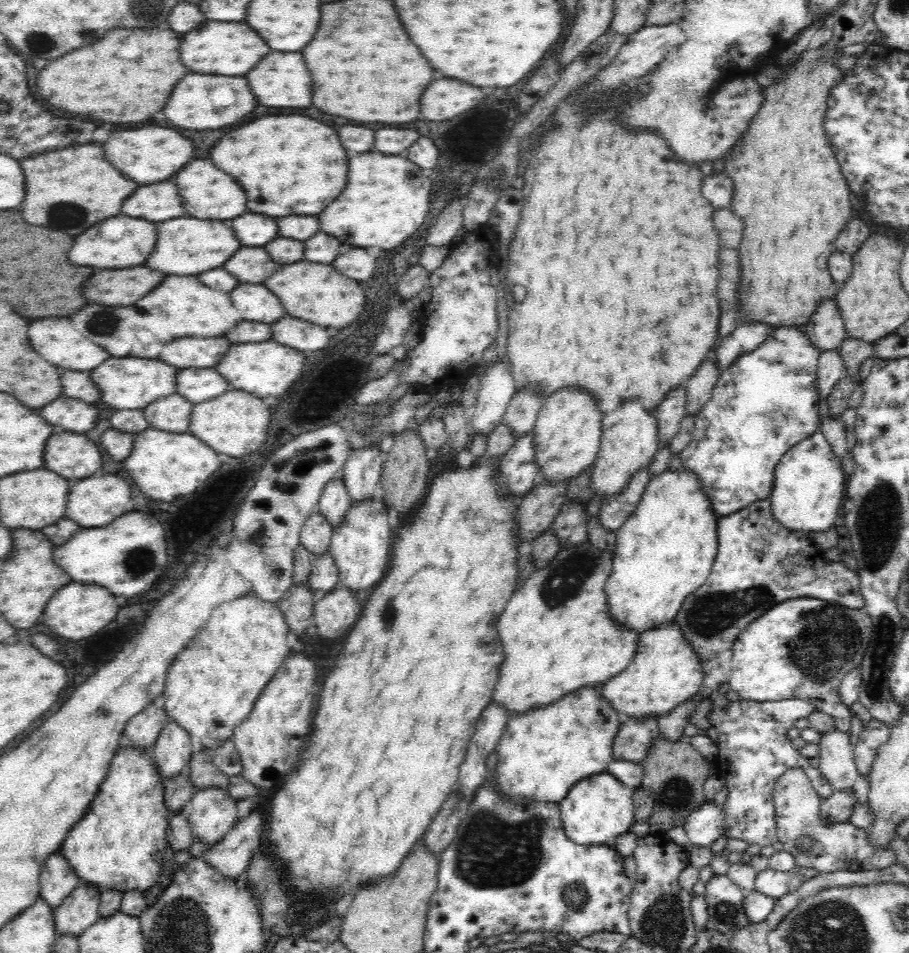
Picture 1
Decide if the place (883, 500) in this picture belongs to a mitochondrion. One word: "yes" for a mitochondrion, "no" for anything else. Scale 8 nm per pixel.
yes

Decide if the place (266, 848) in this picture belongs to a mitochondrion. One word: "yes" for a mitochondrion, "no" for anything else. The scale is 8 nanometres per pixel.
no

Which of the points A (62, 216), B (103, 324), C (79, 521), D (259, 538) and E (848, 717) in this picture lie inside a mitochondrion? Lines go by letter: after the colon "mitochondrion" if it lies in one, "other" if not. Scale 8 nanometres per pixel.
A: mitochondrion
B: mitochondrion
C: other
D: mitochondrion
E: other

